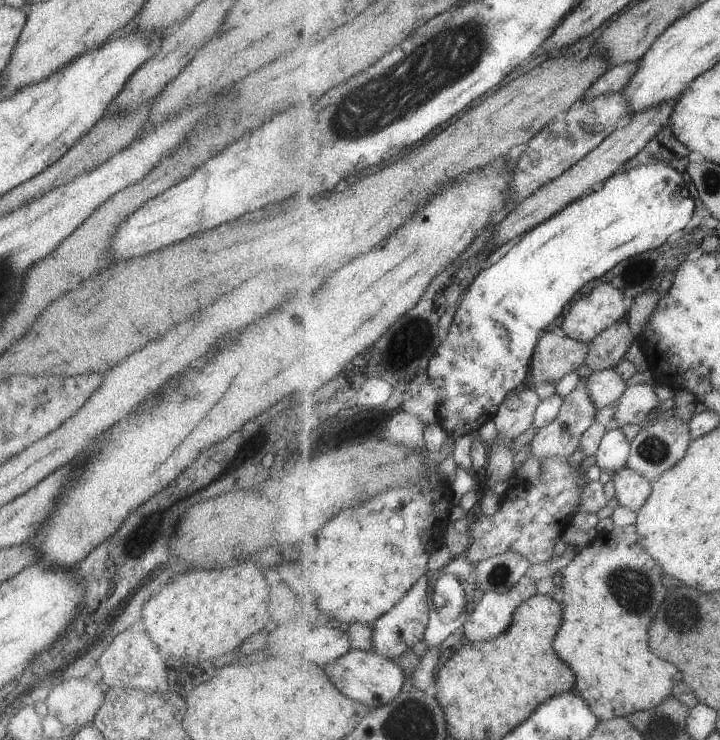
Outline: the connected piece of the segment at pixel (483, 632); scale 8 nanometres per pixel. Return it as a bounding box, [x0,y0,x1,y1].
[463,575,538,643]

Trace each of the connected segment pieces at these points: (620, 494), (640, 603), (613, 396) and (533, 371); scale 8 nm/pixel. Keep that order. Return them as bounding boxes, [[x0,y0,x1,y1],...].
[[613,467,653,513],[552,524,683,721],[587,369,628,409],[527,330,589,385]]

